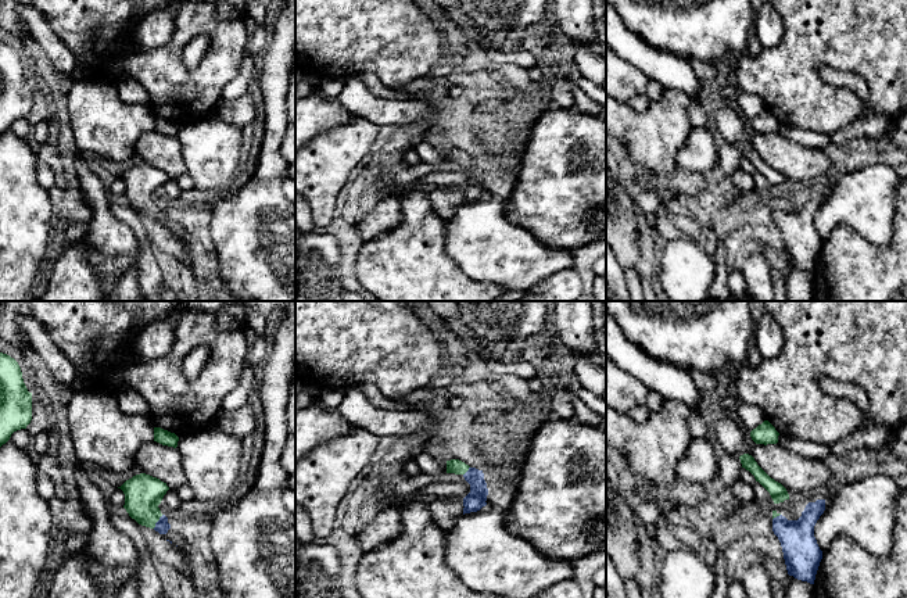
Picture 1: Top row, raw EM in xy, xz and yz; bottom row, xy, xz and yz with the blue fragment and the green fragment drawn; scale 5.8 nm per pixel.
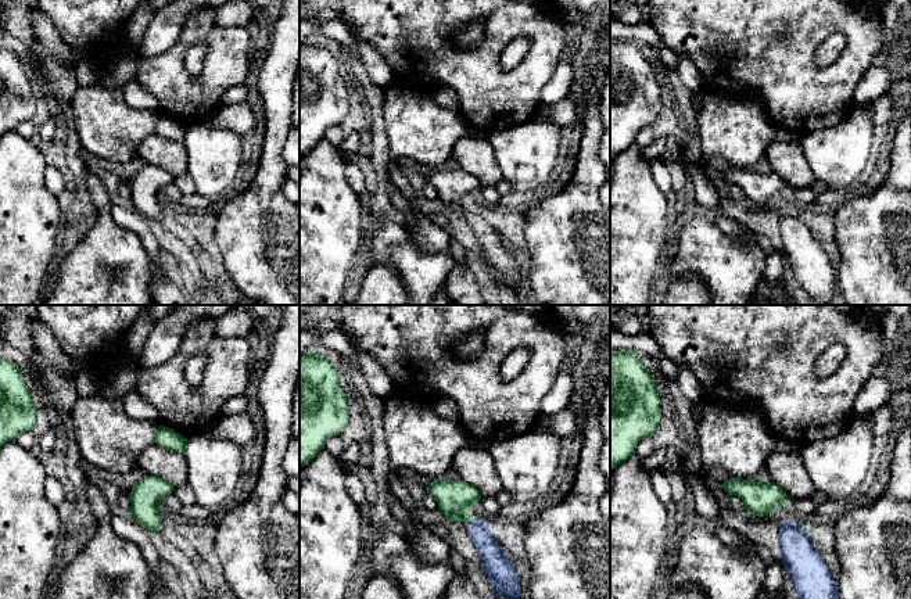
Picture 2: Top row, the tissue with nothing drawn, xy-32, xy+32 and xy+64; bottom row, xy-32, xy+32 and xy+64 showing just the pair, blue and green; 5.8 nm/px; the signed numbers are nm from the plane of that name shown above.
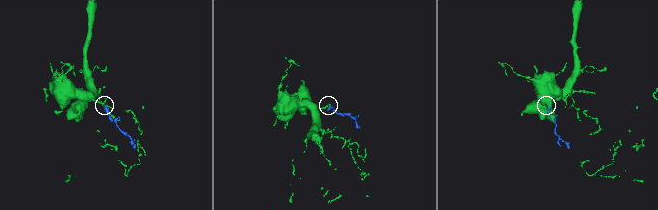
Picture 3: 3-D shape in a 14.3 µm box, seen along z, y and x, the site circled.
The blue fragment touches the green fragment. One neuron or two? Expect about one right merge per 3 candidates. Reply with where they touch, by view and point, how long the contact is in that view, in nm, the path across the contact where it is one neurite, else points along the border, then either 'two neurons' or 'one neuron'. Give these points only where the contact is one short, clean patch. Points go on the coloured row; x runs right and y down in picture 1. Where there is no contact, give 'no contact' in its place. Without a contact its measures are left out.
xy (157, 522) | 100 nm | across xy (161, 526), (157, 522), (143, 508), (143, 493) | one neuron

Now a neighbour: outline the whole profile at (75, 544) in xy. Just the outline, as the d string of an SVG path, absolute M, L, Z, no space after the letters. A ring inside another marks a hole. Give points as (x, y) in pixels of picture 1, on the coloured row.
M69 534L65 541L65 559L80 554L87 544L87 534Z

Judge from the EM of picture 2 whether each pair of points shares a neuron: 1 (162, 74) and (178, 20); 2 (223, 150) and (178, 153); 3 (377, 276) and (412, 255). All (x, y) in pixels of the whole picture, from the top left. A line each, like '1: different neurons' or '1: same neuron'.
1: different neurons
2: different neurons
3: different neurons

